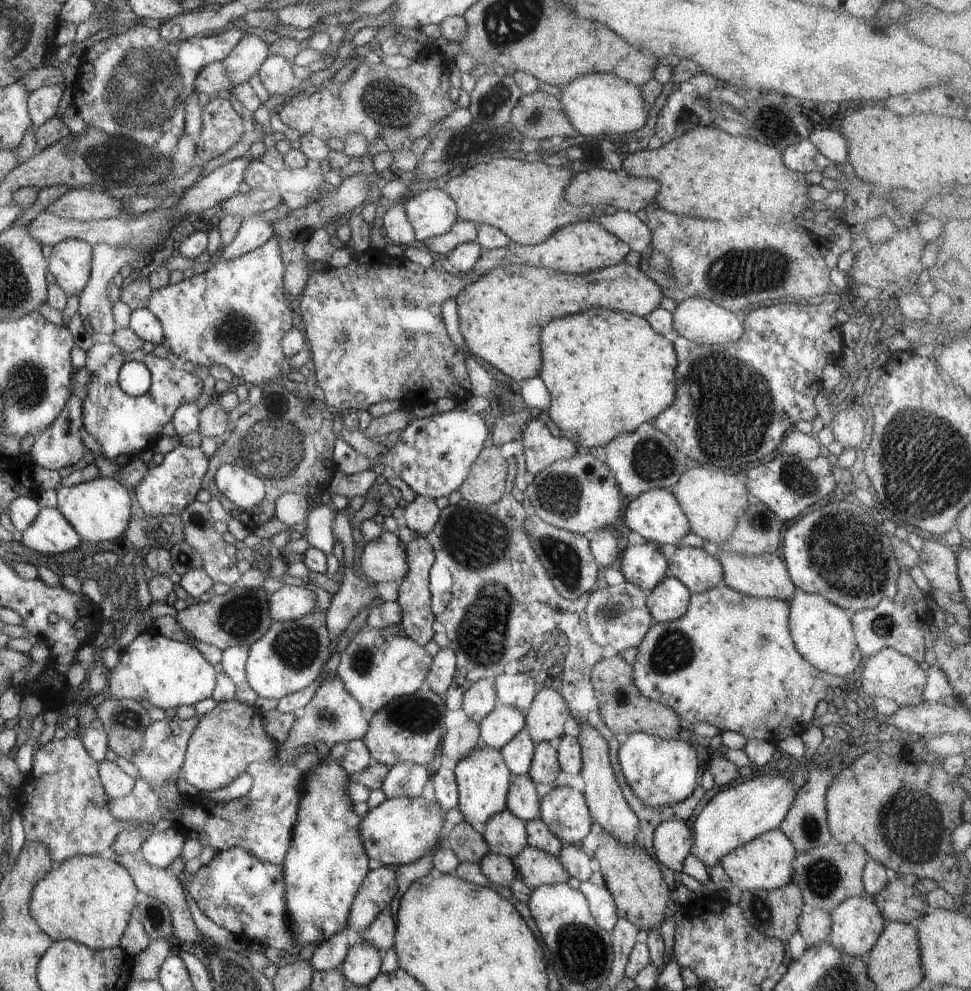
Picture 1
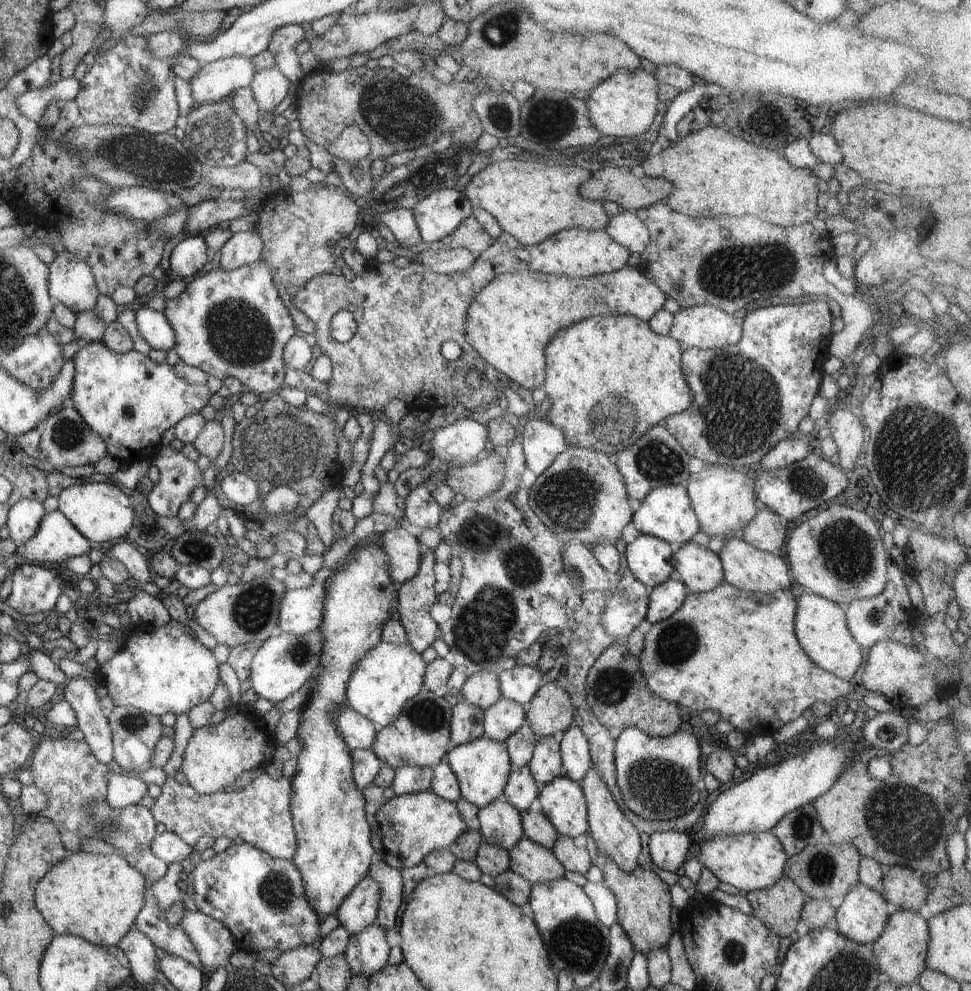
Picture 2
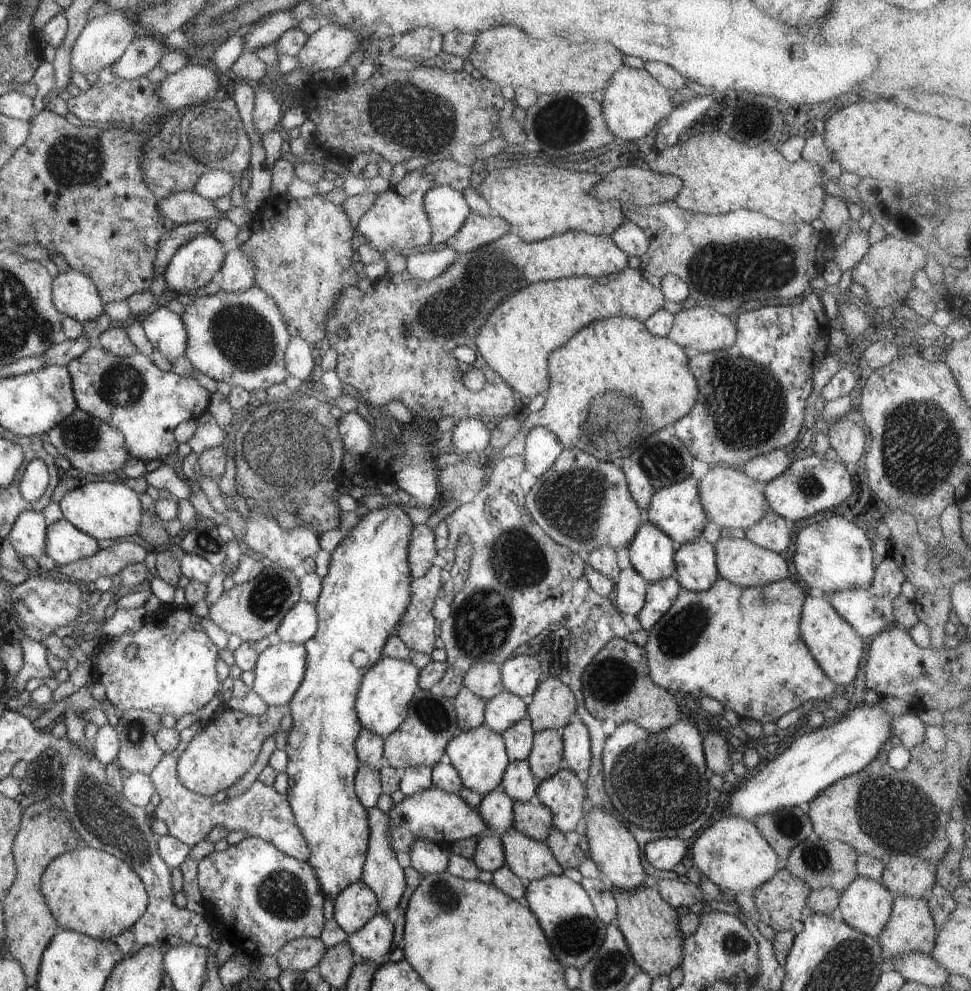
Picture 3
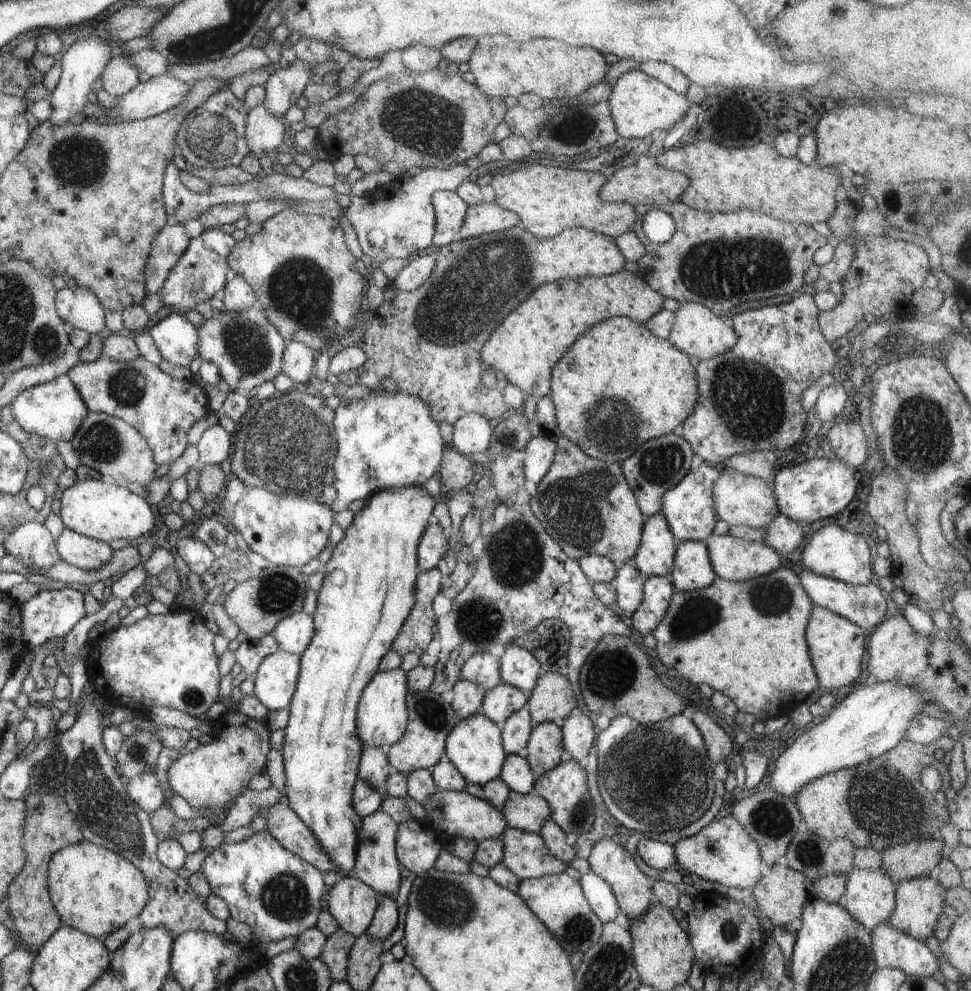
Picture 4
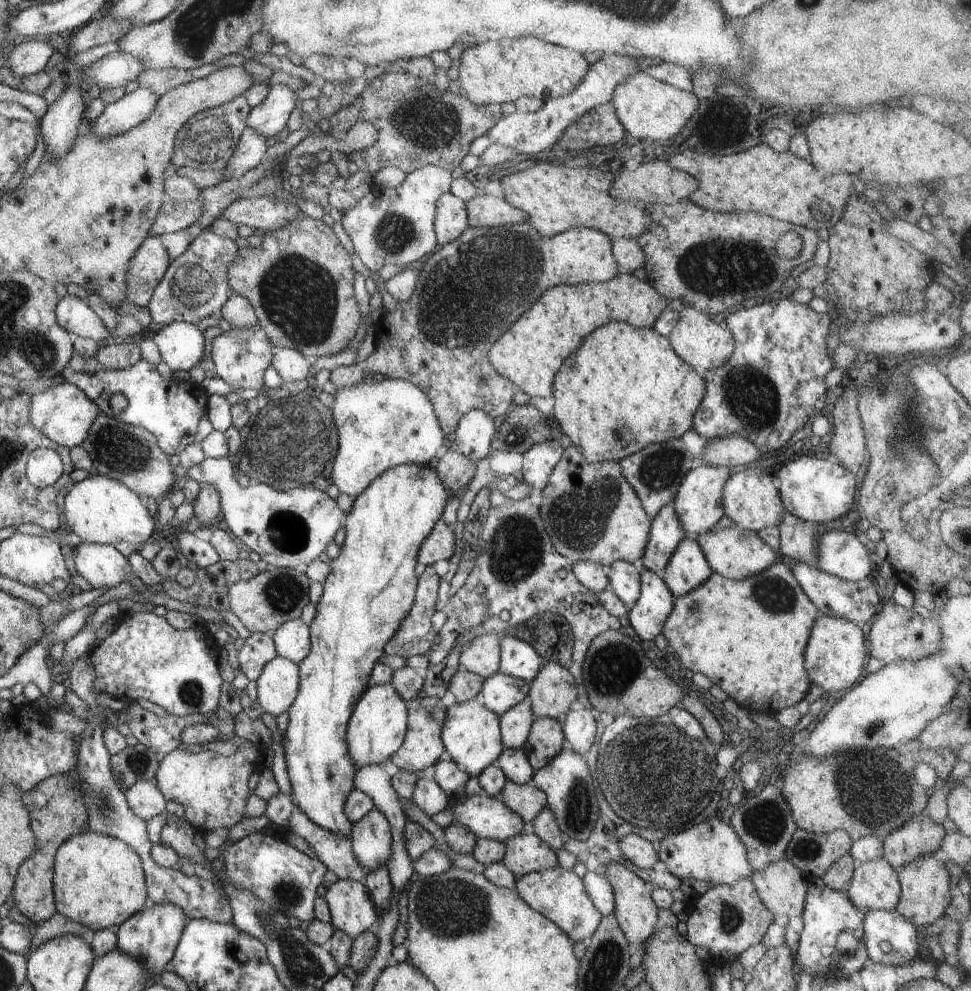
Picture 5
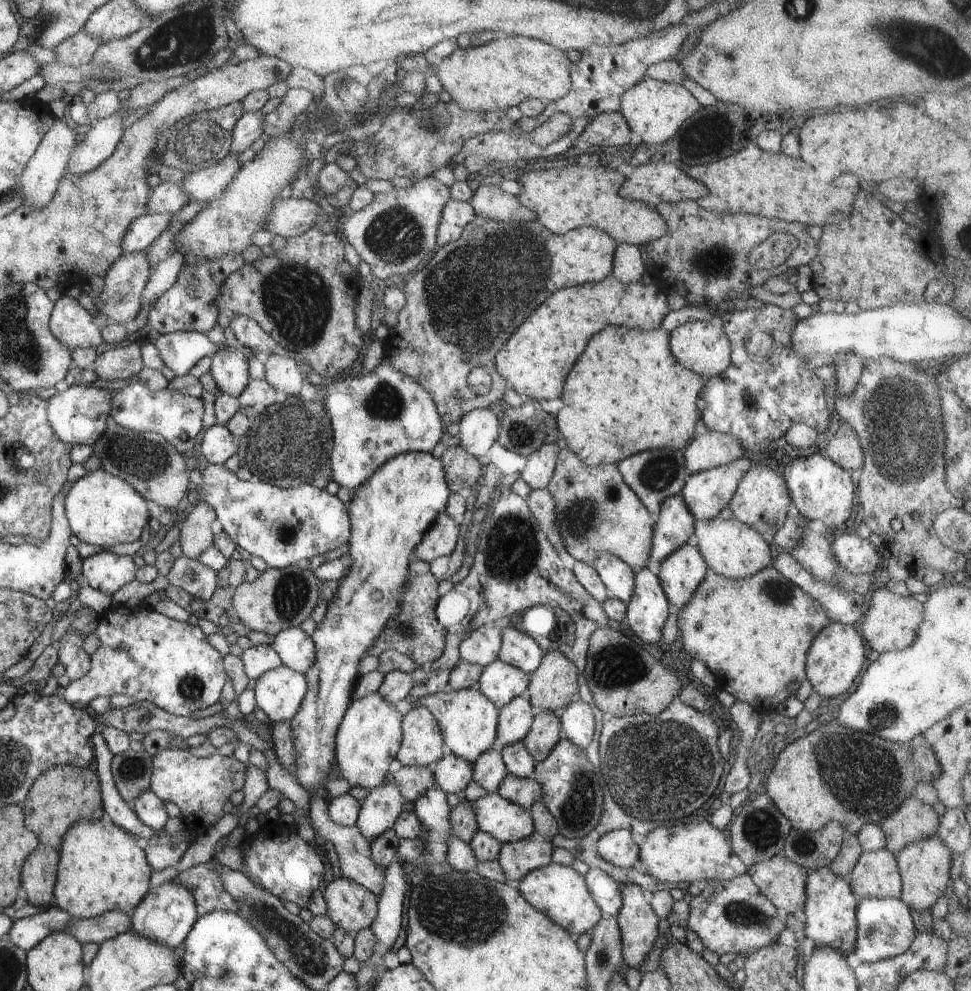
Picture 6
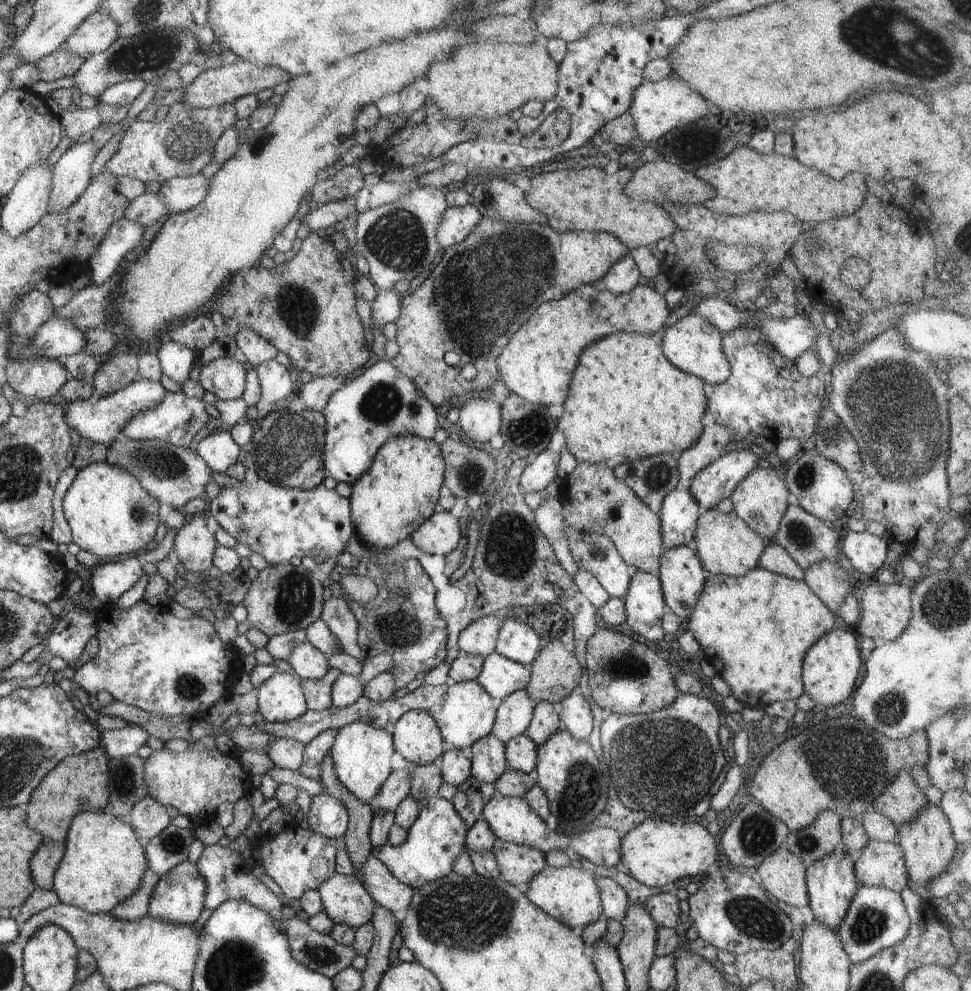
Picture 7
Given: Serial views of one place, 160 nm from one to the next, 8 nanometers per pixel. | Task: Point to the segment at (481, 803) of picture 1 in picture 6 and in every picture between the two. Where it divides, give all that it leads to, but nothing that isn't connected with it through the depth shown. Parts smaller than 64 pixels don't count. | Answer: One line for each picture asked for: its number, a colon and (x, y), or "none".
2: (482, 766)
3: (479, 756)
4: (474, 747)
5: (471, 734)
6: (467, 719)

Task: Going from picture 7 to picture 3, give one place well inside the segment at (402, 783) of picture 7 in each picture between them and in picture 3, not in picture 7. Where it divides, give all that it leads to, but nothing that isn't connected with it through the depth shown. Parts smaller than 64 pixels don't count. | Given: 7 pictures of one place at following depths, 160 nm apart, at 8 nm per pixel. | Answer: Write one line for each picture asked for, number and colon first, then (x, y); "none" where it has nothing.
3: (382, 873)
4: (377, 866)
5: (371, 838)
6: (382, 806)

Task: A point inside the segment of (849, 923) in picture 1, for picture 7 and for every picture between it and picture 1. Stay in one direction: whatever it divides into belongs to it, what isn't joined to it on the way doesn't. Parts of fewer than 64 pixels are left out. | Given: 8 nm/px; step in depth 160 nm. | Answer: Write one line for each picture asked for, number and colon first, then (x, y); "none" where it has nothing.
2: (862, 917)
3: (866, 905)
4: (869, 897)
5: (874, 885)
6: (876, 874)
7: (880, 863)

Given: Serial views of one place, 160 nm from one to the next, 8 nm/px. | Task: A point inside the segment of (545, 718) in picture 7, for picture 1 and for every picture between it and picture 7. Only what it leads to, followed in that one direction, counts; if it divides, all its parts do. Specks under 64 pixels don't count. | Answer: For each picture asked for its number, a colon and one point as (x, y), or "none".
1: (544, 769)
2: (545, 765)
3: (545, 759)
4: (545, 745)
5: (545, 740)
6: (544, 733)

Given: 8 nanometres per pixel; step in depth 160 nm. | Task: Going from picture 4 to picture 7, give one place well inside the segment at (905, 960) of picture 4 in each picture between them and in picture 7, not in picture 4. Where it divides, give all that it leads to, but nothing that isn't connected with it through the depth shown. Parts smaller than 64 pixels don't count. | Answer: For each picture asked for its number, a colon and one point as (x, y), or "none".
5: (889, 939)
6: (885, 928)
7: (876, 918)

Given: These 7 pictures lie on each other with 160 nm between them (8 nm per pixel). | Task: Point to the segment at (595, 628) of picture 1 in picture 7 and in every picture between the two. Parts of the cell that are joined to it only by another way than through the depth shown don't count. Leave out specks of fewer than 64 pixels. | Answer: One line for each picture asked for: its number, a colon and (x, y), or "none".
2: (625, 609)
3: (631, 588)
4: (628, 583)
5: (624, 578)
6: (619, 579)
7: (594, 552)

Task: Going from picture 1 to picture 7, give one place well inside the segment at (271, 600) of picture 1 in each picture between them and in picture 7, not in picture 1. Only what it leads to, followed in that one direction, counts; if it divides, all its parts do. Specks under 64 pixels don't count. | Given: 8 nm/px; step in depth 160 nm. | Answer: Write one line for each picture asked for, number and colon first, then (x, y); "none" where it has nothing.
2: (301, 611)
3: (300, 625)
4: (293, 634)
5: (292, 640)
6: (296, 649)
7: (308, 662)

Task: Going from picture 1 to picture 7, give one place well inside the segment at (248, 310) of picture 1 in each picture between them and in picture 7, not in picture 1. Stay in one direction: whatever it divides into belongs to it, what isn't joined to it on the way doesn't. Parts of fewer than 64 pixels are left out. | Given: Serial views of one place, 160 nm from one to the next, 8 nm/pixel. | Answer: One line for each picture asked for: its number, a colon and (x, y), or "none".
2: (226, 323)
3: (239, 338)
4: (248, 351)
5: (241, 356)
6: (229, 369)
7: (225, 377)

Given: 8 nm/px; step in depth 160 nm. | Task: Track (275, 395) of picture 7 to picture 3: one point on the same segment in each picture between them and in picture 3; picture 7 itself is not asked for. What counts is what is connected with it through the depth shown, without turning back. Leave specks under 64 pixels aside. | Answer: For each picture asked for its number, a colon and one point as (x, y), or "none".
3: (299, 361)
4: (299, 361)
5: (291, 365)
6: (285, 374)

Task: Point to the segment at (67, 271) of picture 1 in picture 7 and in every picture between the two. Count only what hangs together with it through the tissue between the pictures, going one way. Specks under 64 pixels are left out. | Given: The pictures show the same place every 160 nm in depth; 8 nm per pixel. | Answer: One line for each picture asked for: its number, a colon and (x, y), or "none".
2: (72, 283)
3: (75, 294)
4: (80, 307)
5: (75, 315)
6: (72, 324)
7: (57, 338)

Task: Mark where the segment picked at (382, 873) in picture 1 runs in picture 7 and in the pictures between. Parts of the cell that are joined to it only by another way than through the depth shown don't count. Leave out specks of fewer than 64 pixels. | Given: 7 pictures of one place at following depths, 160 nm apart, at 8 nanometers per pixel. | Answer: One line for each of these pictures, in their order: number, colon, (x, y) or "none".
2: (358, 910)
3: (356, 905)
4: (351, 903)
5: (352, 911)
6: (350, 906)
7: (345, 899)

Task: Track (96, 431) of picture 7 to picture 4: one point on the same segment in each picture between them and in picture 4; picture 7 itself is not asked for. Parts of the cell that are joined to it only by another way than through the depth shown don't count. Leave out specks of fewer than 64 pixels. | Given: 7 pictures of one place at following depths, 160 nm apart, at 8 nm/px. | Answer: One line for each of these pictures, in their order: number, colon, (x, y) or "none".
4: (54, 410)
5: (64, 413)
6: (79, 414)

